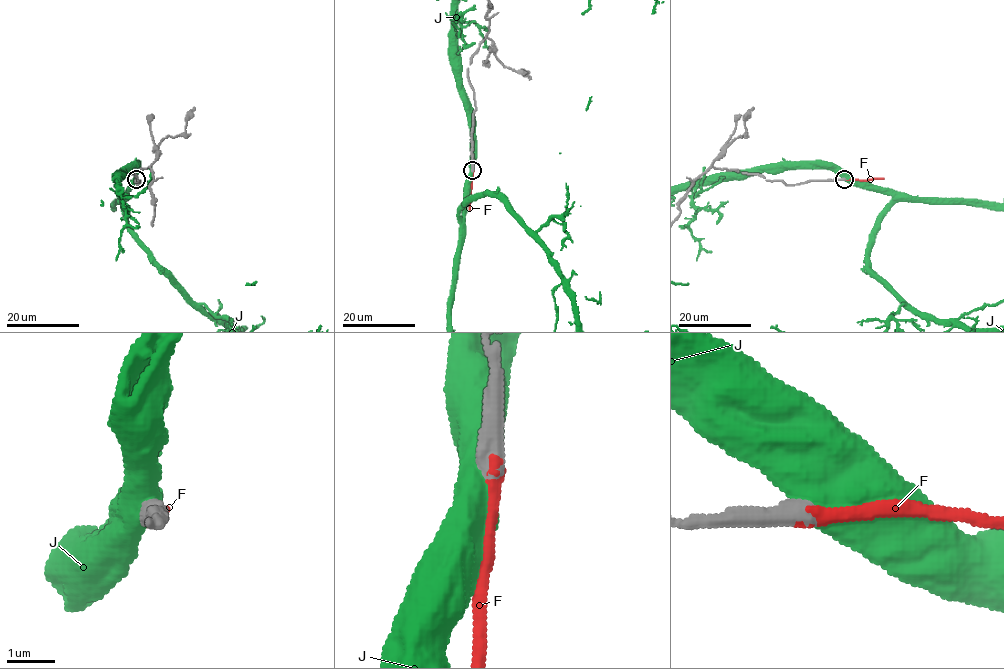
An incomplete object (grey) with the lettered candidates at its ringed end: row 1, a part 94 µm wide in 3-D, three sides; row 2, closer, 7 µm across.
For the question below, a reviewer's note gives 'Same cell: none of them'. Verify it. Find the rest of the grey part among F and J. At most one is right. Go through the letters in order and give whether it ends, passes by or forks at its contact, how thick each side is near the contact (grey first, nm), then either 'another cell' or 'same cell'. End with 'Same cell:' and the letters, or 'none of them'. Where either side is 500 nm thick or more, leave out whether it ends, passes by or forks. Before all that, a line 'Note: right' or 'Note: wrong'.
Note: wrong
F: 500/260 nm | same cell
J: 500/750 nm | another cell
Same cell: F

